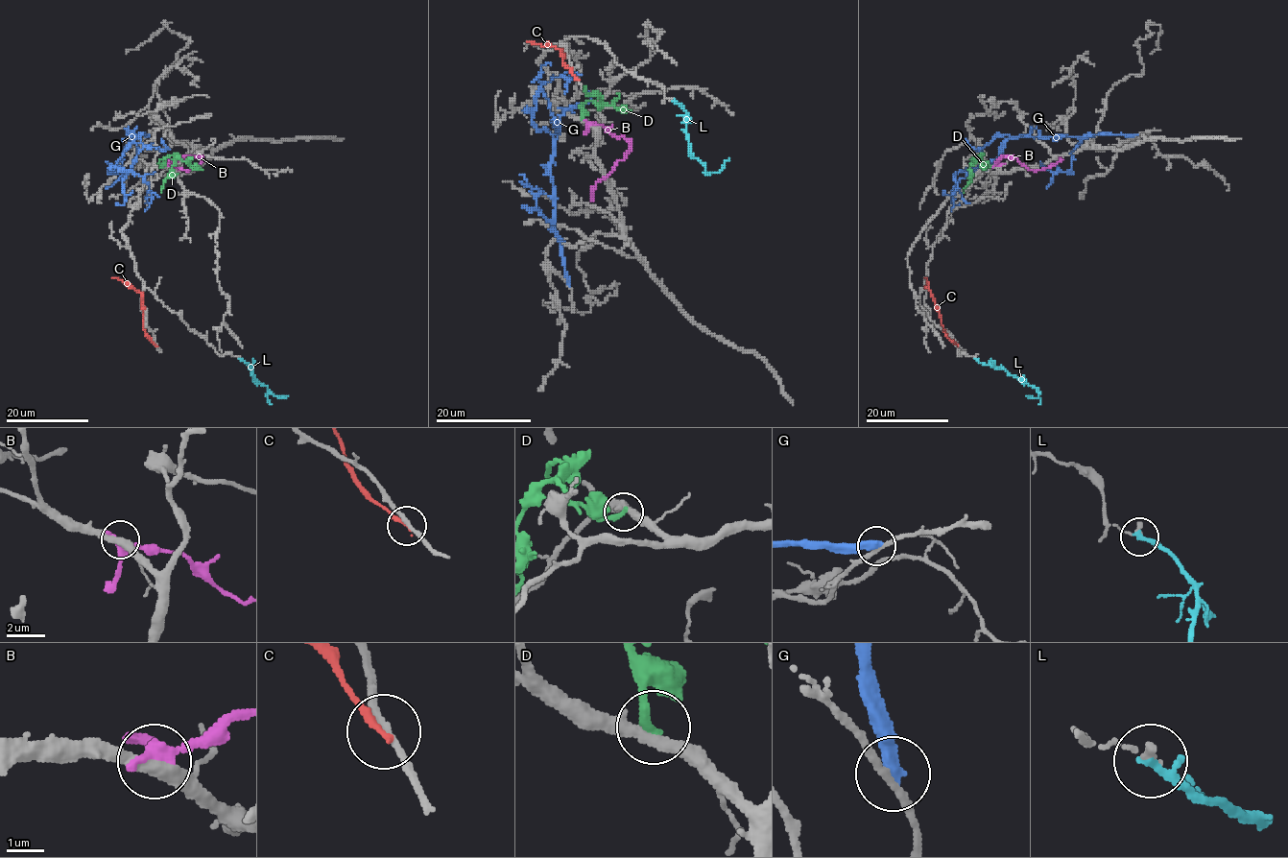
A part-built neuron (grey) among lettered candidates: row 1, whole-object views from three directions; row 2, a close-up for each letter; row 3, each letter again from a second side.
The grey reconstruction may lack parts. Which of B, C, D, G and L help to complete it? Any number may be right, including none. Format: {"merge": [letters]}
{"merge": []}

